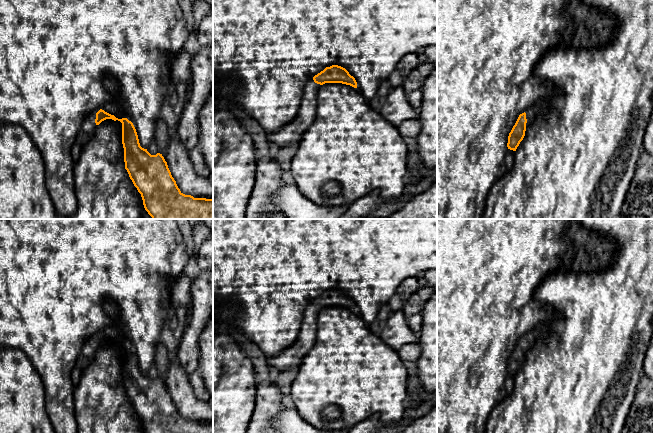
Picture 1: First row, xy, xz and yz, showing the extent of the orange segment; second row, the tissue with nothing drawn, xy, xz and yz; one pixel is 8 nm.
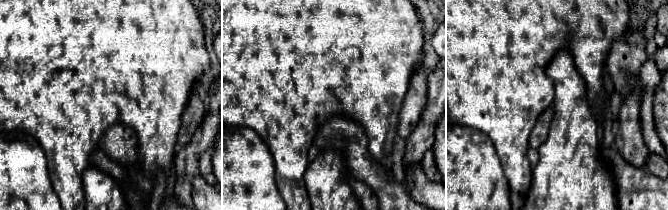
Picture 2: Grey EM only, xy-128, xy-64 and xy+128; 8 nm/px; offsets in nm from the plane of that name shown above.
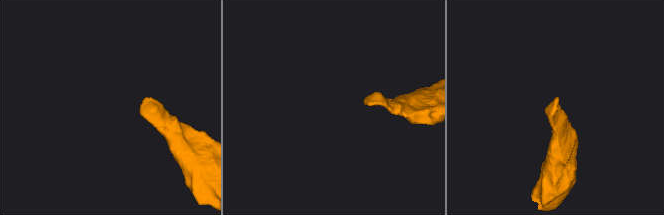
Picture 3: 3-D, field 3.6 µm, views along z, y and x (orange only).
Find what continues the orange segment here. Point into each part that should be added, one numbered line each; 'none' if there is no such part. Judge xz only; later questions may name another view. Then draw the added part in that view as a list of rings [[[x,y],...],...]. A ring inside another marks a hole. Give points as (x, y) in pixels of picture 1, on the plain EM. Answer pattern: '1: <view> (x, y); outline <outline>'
1: xz (291, 357); outline [[[313,303],[308,305],[304,311],[297,340],[278,355],[268,357],[269,367],[275,367],[279,372],[299,367],[302,358],[314,346],[317,334],[317,317],[320,310]]]

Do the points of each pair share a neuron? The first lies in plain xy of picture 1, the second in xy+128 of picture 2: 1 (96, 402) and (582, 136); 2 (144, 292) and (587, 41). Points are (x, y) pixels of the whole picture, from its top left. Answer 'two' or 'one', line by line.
1: one
2: one

